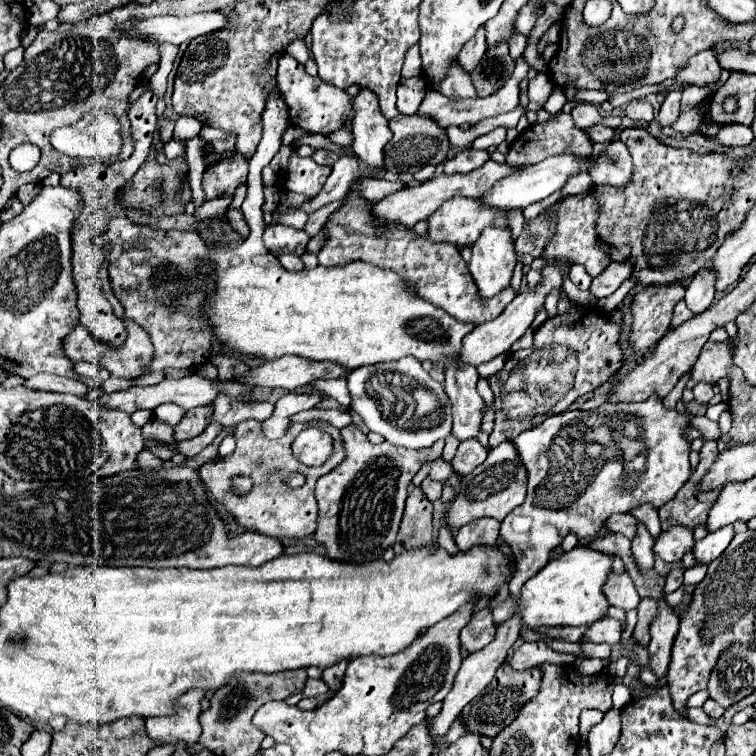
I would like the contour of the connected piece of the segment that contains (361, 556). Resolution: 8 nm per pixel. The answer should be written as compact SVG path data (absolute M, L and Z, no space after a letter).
M351 424L340 430L346 458L316 482L318 500L318 528L316 540L326 546L326 554L336 560L366 562L376 560L382 552L396 542L400 528L406 486L420 470L424 460L436 460L442 454L444 440L434 442L430 448L404 448L394 444L370 444L370 440Z

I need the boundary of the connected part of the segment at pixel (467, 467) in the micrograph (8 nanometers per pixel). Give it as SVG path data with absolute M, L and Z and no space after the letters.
M462 440L460 446L458 446L458 452L452 460L452 466L454 470L460 474L460 476L466 476L470 474L478 464L482 464L488 456L488 450L478 442L478 440Z

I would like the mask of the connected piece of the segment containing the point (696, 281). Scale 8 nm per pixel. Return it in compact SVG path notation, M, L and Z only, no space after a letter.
M704 268L694 274L692 282L686 286L686 304L694 314L704 312L716 296L716 272L714 268Z

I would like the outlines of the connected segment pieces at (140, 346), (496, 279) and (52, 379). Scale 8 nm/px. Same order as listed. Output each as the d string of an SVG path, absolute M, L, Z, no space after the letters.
M124 316L122 318L124 326L126 326L126 340L122 344L110 344L110 342L98 342L90 336L88 328L82 322L76 322L76 326L72 328L72 332L66 336L64 340L64 356L70 358L72 362L78 360L88 360L92 364L102 364L108 372L112 372L112 376L116 378L138 378L142 374L146 374L146 364L150 362L152 356L152 344L150 344L150 336L146 334L146 330L136 324L132 318Z
M486 228L472 246L470 274L482 298L492 298L510 286L516 252L508 228Z
M38 374L32 376L24 382L24 386L28 388L38 388L38 390L52 390L52 392L70 392L76 396L86 396L88 386L80 380L72 380L66 376L58 376L58 374Z

